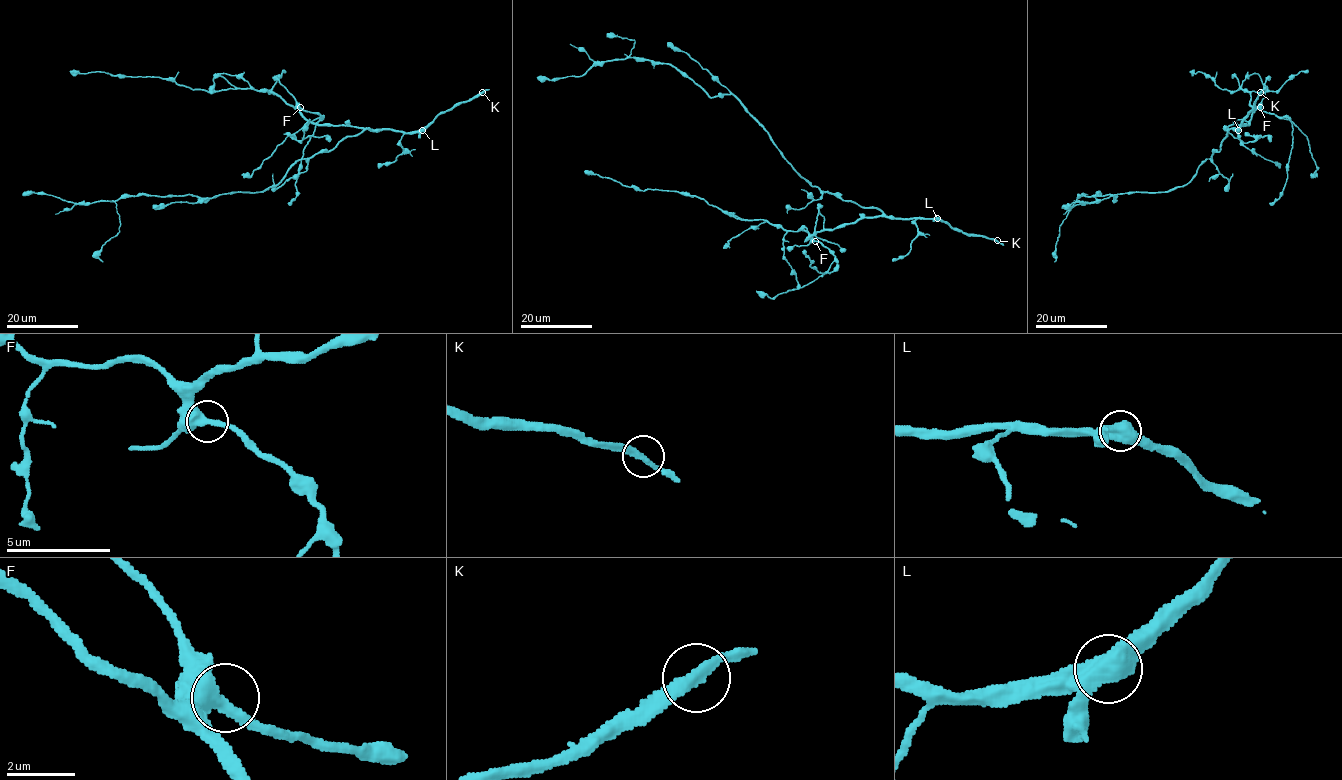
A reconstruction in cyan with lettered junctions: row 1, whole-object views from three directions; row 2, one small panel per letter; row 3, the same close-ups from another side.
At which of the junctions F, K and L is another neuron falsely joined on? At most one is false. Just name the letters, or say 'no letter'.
no letter

